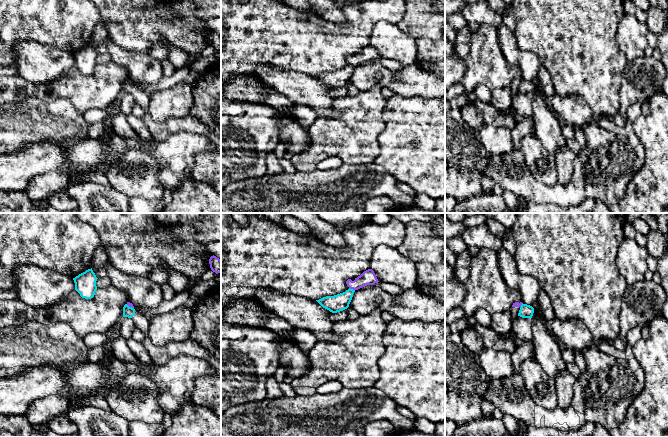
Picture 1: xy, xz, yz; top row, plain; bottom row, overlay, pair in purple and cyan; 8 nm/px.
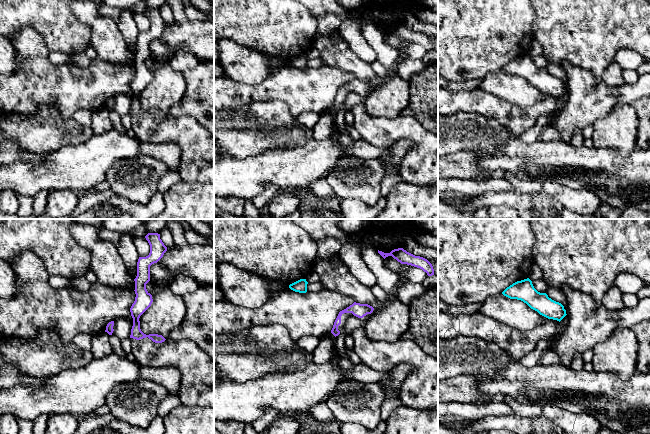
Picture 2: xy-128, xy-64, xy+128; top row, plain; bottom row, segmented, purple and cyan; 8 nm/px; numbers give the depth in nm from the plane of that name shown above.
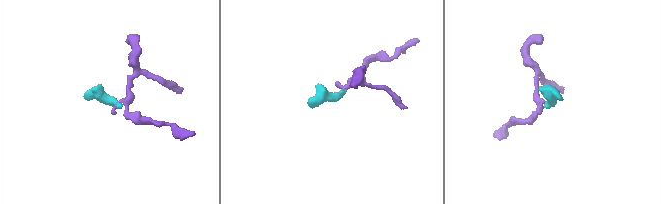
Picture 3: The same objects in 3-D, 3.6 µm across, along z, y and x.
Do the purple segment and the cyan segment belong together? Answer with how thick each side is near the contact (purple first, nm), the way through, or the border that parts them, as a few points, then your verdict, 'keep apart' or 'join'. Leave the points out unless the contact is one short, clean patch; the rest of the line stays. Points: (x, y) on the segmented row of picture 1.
calibres 120 and 140 nm; border xz (349, 287), (354, 290); keep apart

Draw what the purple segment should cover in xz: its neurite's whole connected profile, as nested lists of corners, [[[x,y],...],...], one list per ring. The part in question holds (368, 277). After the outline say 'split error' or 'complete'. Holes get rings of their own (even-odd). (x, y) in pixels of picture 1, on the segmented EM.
[[[368,269],[364,271],[360,276],[355,278],[354,281],[352,281],[351,279],[348,279],[346,281],[346,284],[350,289],[358,290],[364,286],[374,285],[375,283],[378,283],[378,282],[379,281],[374,271],[372,269]]] | complete

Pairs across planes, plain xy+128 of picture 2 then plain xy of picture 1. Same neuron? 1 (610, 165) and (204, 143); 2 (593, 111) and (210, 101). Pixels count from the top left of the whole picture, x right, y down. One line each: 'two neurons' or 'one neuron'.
1: one neuron
2: two neurons

